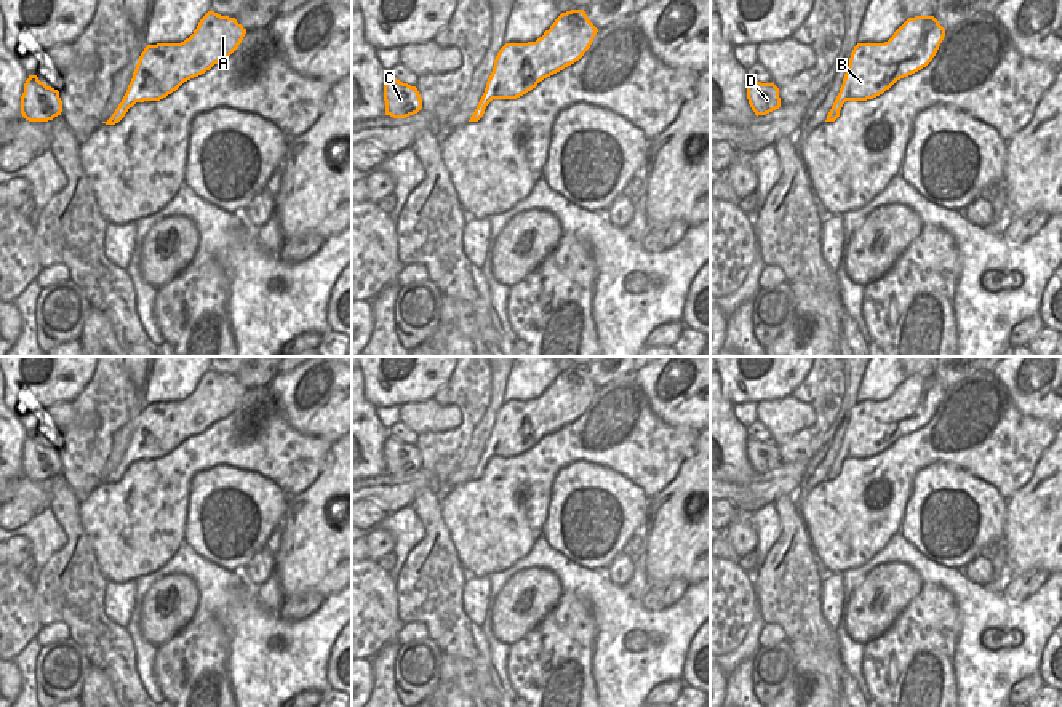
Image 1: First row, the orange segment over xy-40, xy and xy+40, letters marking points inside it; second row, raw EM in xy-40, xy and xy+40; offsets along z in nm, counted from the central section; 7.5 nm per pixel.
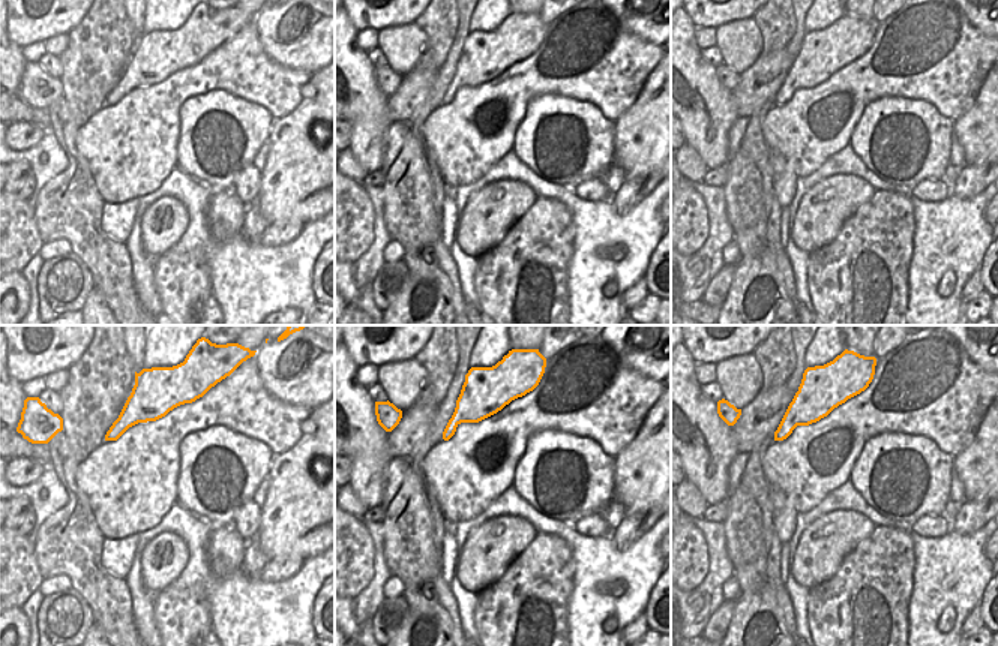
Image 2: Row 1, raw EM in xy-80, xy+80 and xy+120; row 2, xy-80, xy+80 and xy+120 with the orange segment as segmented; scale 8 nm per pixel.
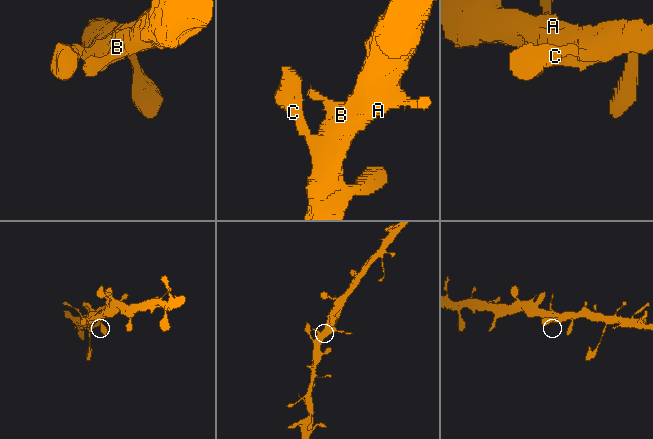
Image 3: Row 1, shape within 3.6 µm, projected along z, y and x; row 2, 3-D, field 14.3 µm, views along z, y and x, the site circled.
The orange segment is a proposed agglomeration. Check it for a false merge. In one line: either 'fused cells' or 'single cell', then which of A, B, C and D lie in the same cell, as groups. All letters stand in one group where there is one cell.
single cell | A B C D

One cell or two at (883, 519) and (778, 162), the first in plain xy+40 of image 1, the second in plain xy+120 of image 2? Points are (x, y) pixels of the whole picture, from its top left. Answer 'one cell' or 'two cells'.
two cells

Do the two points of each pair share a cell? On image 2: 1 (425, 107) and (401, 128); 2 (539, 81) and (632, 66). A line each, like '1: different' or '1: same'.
1: different
2: same

